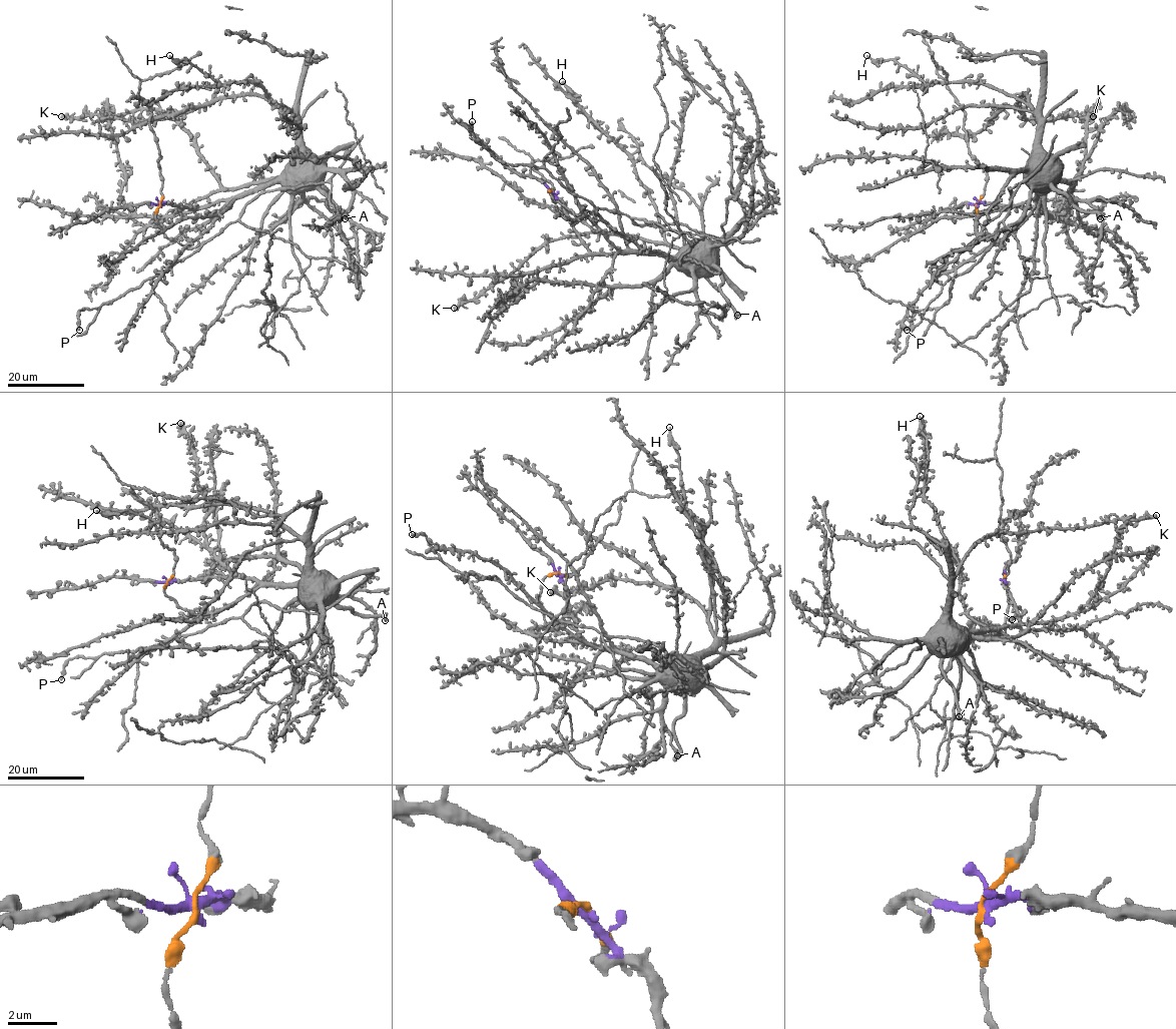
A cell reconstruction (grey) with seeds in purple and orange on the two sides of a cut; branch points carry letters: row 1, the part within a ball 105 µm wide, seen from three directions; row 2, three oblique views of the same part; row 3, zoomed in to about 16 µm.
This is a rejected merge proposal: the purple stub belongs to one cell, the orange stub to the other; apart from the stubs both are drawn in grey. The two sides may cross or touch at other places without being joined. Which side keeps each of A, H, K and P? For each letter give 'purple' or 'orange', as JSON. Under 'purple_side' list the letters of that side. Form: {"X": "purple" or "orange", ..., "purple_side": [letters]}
{"A": "purple", "H": "purple", "K": "purple", "P": "orange", "purple_side": ["A", "H", "K"]}

